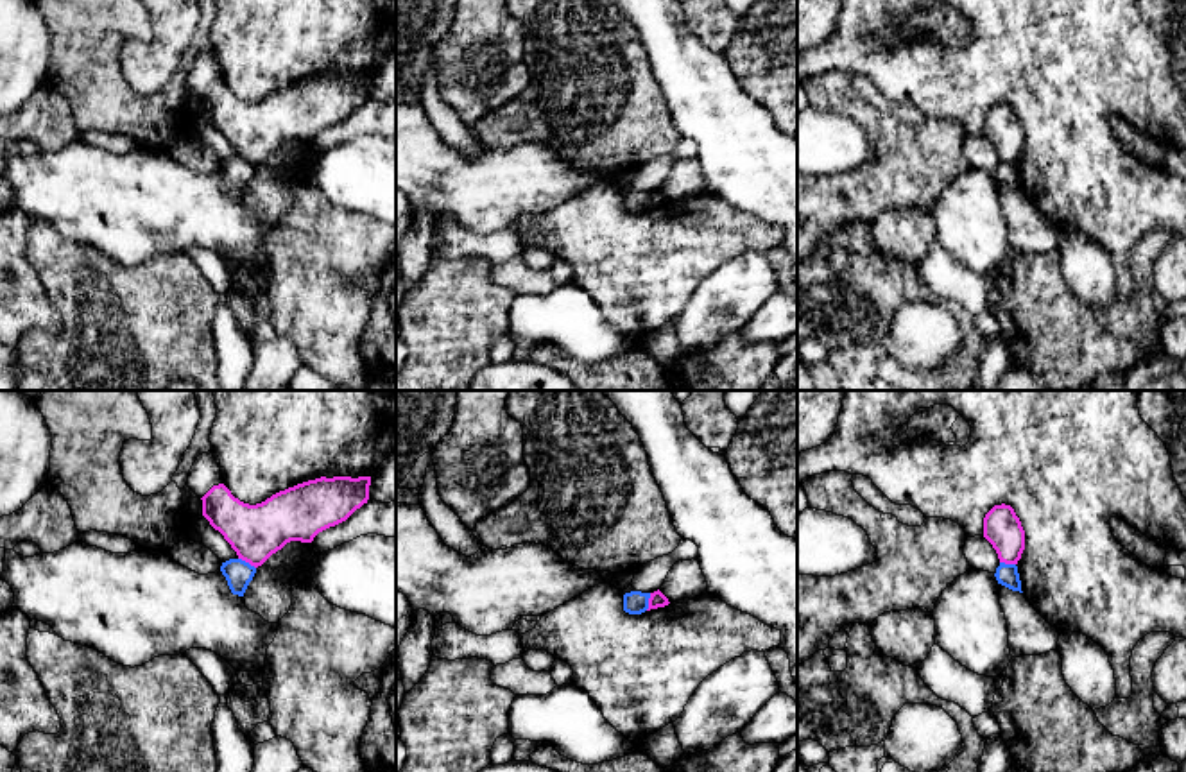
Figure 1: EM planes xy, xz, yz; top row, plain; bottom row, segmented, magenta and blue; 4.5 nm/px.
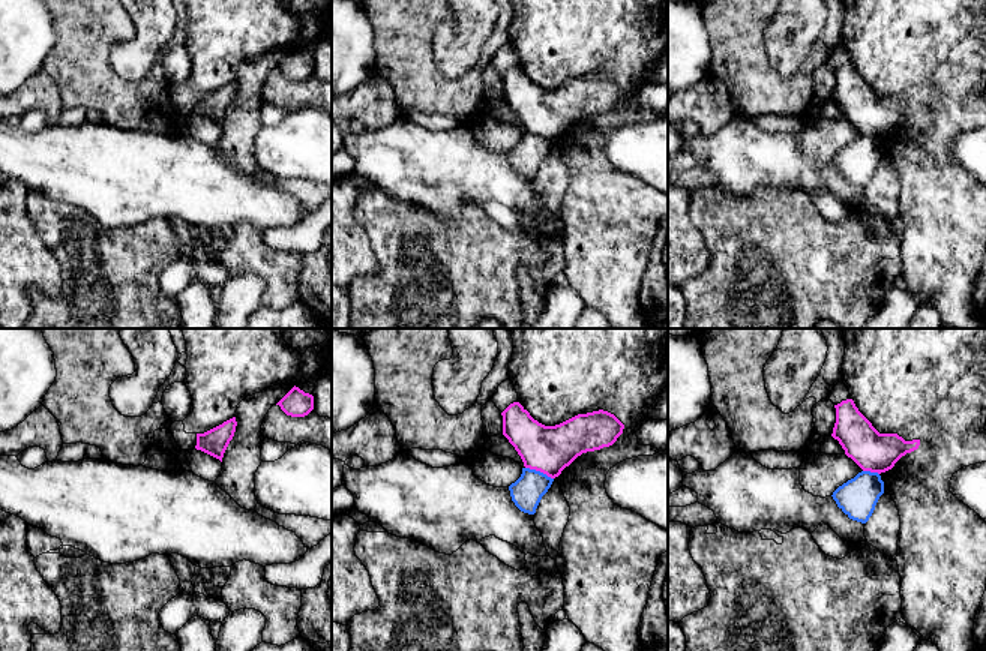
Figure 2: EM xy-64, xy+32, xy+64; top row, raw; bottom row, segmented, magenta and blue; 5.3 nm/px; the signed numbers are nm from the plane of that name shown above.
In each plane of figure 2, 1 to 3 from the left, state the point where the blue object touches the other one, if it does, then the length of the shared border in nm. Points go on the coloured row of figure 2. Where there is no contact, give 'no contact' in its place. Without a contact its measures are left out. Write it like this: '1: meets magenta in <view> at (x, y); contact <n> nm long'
1: no contact
2: meets magenta in xy+32 at (539, 470); contact 170 nm long
3: meets magenta in xy+64 at (871, 471); contact 90 nm long

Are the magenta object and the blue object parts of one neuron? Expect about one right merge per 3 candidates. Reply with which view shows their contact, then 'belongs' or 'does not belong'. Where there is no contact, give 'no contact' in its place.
xy | does not belong

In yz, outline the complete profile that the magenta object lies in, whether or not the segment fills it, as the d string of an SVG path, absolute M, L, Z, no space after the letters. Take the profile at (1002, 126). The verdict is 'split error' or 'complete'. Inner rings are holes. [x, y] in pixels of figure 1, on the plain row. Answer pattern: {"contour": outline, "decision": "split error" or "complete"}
{"contour": "M994 104L985 113L984 136L996 149L1000 161L1018 163L1025 149L1025 129L1010 104Z", "decision": "complete"}

